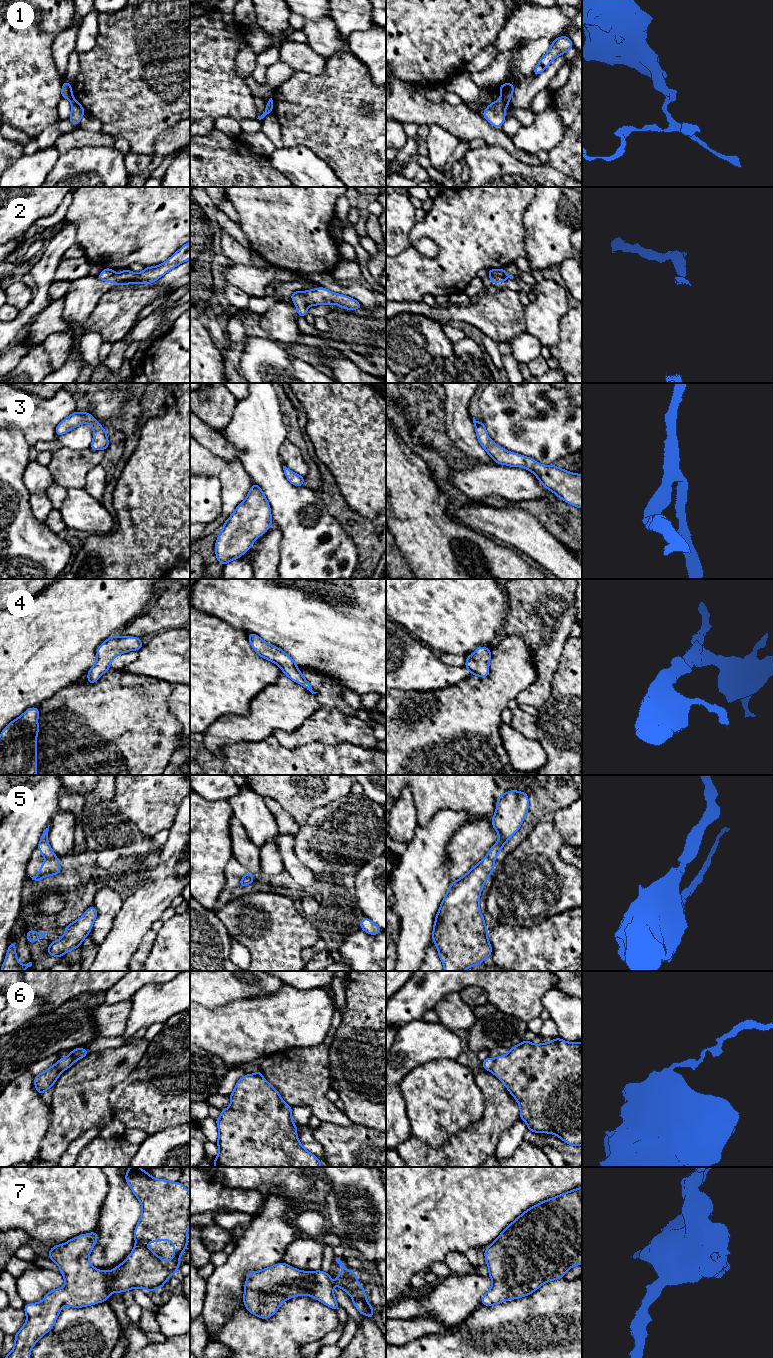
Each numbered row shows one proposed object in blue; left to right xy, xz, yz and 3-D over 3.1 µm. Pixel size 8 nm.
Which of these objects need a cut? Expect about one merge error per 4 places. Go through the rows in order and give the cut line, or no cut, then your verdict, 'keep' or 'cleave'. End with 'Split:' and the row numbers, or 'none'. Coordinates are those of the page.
1: cut yz (501, 97), (508, 102); cleave
2: cut xz (304, 291), (304, 300), (308, 306); cleave
3: cut none; keep
4: cut none; keep
5: cut none; keep
6: cut yz (494, 1059), (490, 1070); cleave
7: cut none; keep
Split: 1, 2, 6

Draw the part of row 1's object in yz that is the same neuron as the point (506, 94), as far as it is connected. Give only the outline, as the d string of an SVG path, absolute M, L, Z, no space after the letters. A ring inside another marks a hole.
M506 82L500 85L498 88L500 90L501 98L506 102L509 102L514 92L514 84Z

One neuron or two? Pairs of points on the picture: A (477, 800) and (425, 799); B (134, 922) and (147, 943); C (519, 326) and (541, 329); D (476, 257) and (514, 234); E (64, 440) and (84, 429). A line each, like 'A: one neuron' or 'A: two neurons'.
A: one neuron
B: two neurons
C: two neurons
D: one neuron
E: one neuron

